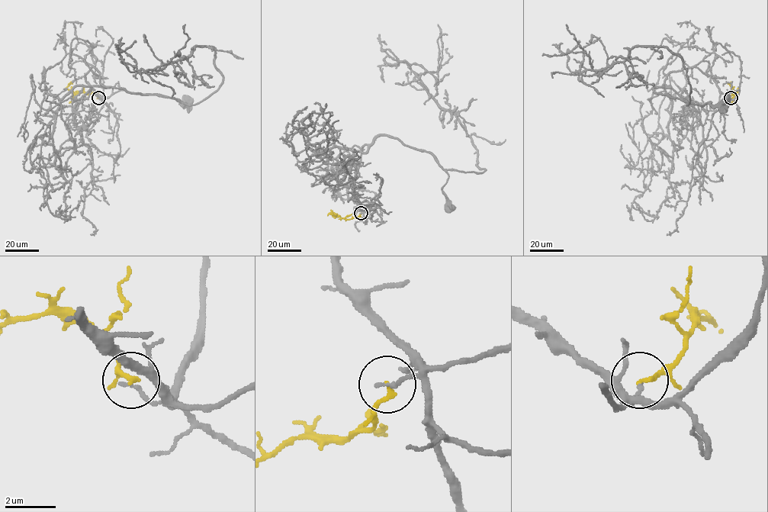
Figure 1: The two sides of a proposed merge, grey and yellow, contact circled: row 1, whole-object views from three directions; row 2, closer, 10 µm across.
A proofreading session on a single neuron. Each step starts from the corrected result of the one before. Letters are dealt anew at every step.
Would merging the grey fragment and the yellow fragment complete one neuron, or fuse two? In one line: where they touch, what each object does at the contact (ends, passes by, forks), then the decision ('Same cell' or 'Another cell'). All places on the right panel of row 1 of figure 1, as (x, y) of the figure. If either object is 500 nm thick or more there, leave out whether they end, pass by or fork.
Place: (731, 98). At the ring grey ends. At the ring yellow ends. Another cell

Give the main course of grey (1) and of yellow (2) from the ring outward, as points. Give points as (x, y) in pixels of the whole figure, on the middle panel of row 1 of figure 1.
1: (361, 214), (348, 188), (362, 147), (380, 136), (432, 154), (448, 175), (442, 191), (448, 207)
2: (361, 214), (359, 216), (347, 219), (329, 214), (335, 214)

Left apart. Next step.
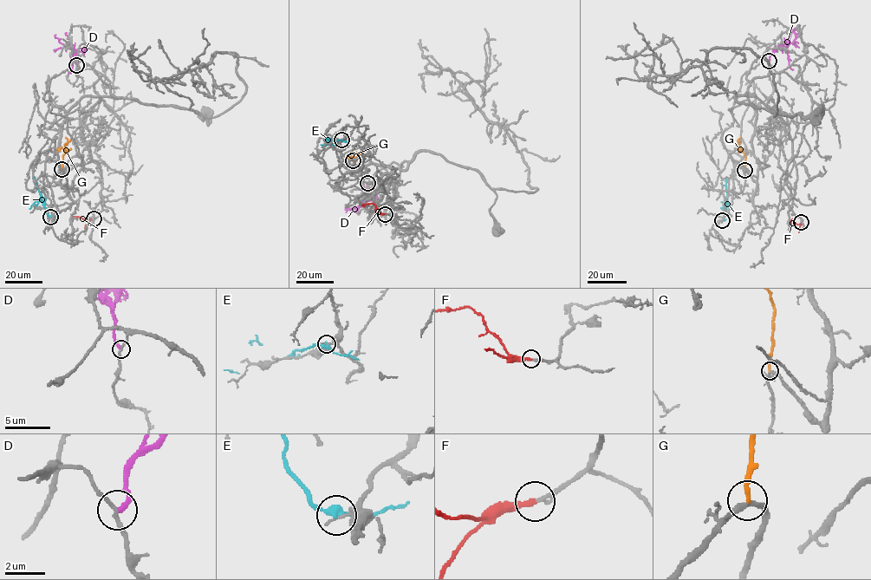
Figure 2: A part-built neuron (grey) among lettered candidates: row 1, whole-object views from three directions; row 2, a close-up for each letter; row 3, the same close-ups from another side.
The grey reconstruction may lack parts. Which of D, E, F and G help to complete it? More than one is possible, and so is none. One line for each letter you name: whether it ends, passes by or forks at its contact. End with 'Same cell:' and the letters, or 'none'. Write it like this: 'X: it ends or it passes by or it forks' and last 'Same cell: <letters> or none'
F: it ends
Same cell: F

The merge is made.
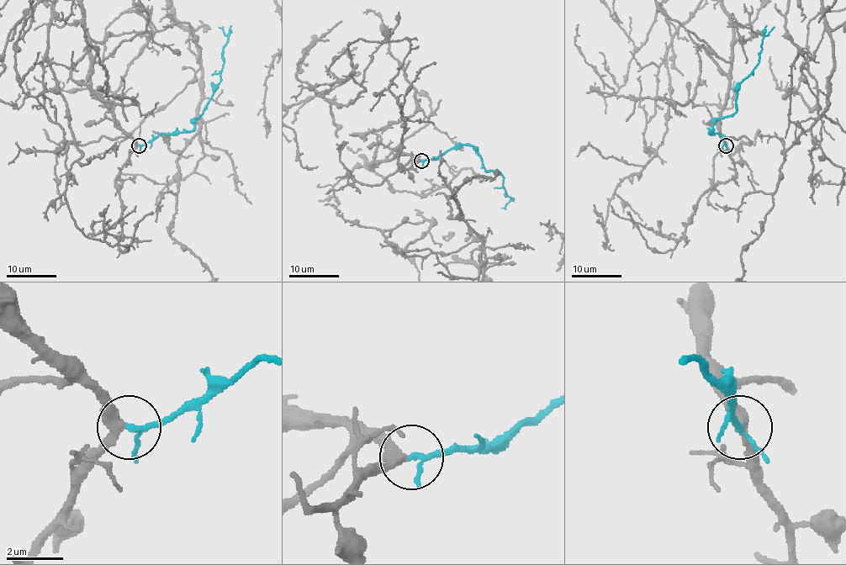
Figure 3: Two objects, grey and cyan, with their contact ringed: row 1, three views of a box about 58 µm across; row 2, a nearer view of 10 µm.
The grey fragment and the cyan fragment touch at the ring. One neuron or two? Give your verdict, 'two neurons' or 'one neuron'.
one neuron

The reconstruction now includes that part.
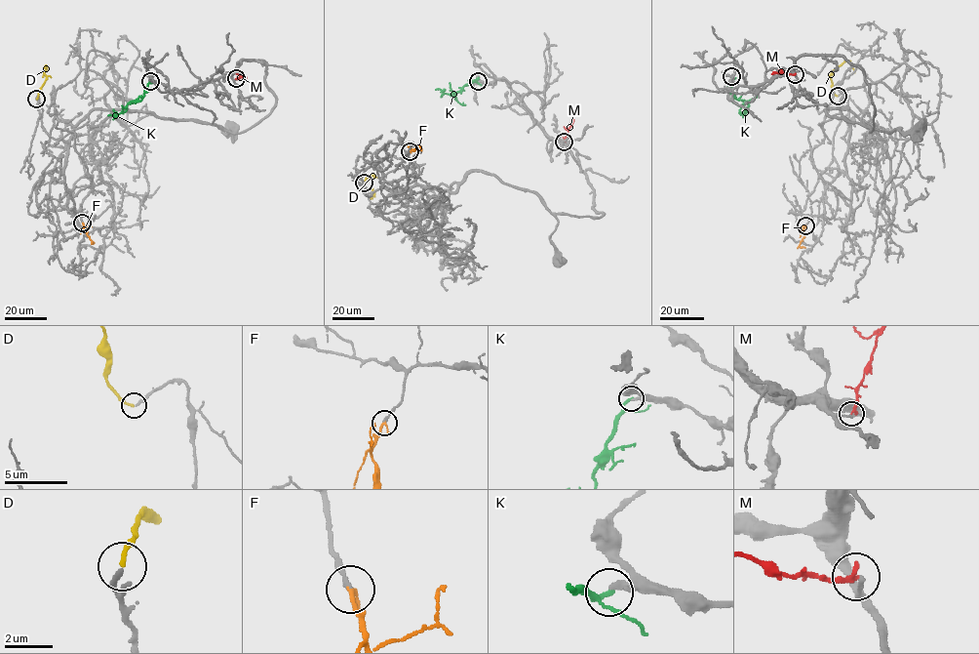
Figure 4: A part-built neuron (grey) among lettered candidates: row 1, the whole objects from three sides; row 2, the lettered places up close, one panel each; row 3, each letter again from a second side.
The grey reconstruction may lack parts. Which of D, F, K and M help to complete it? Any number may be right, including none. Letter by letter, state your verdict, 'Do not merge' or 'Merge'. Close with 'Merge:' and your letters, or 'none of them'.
D: Merge
F: Merge
K: Do not merge
M: Do not merge
Merge: D, F

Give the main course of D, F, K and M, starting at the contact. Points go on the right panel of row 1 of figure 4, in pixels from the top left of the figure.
D: (838, 96), (833, 91), (830, 74), (845, 61), (851, 64), (854, 72)
F: (805, 225), (799, 246), (805, 247)
K: (731, 76), (733, 97), (744, 101), (749, 106), (741, 114), (740, 109)
M: (795, 74), (771, 74)

